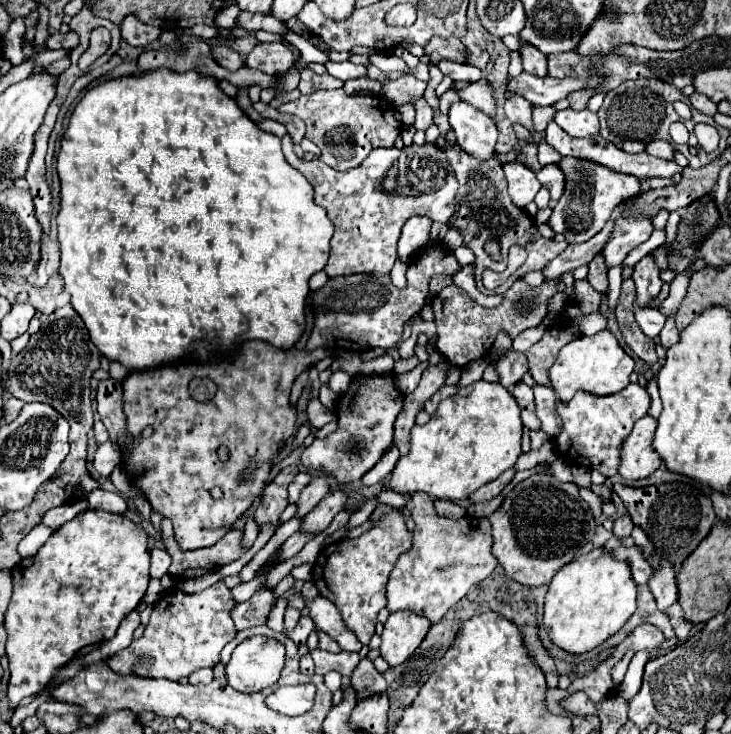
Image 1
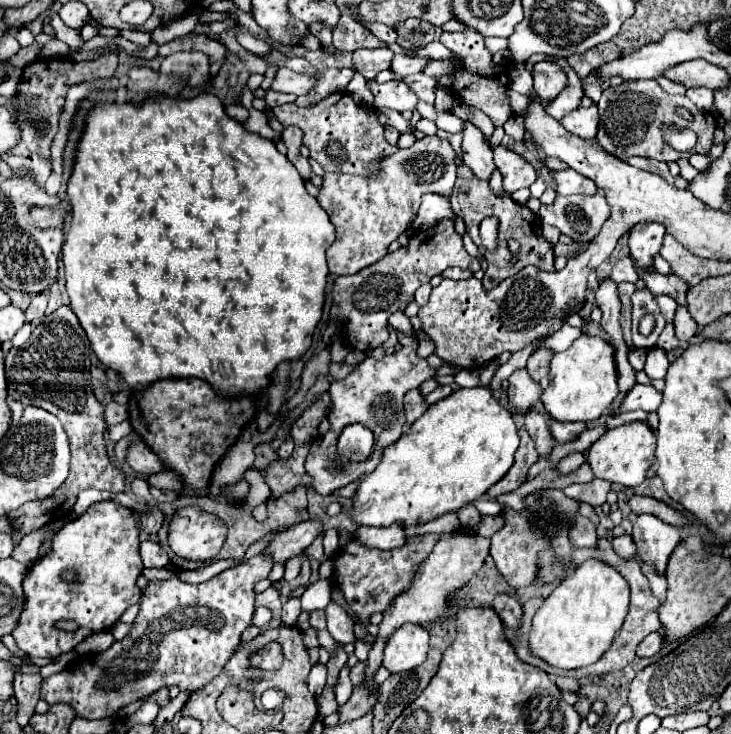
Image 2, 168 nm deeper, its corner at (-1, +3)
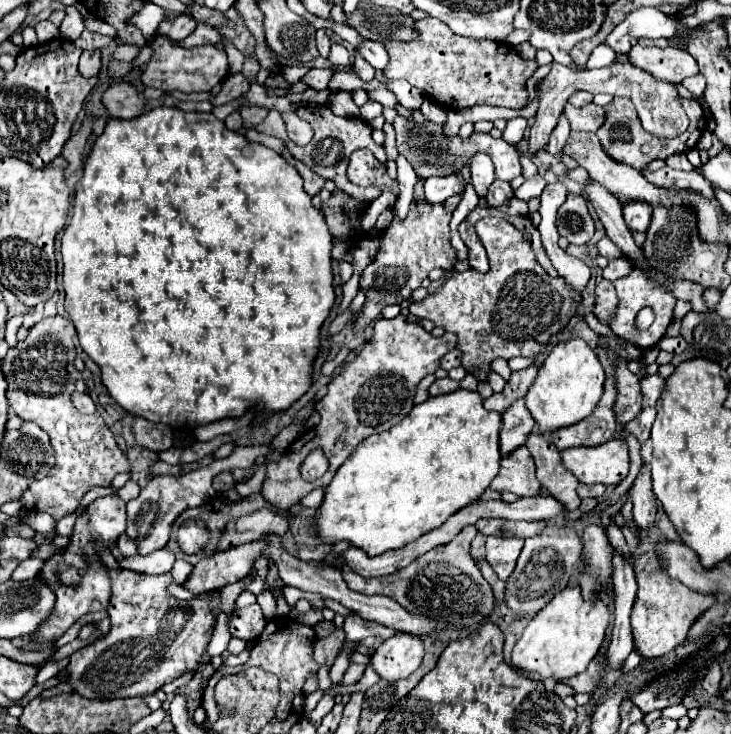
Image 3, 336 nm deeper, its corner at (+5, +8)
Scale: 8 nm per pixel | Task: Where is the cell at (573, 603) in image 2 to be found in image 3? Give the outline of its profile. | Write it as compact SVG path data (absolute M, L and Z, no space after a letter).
M570 583L538 615L530 619L522 637L514 645L512 665L522 669L524 673L540 675L540 681L566 681L568 677L582 673L588 667L588 663L596 657L604 641L608 621L608 605L602 599L584 601L580 587L576 583Z

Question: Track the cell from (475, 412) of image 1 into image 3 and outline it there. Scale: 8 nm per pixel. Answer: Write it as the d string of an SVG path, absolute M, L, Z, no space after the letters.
M458 389L448 395L428 397L386 433L374 433L340 465L338 473L324 491L324 501L314 517L314 531L324 545L348 541L364 549L368 557L390 549L400 549L442 525L450 515L480 499L500 469L498 449L500 415L486 411L478 393Z

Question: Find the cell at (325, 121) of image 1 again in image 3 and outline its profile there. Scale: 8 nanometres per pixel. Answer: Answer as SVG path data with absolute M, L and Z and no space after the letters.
M326 105L302 107L302 109L298 109L298 117L302 117L304 121L308 121L308 123L312 125L312 129L314 129L314 139L312 139L306 147L298 147L298 145L294 145L294 143L288 139L286 129L284 129L284 121L282 121L282 117L280 117L278 111L270 111L268 117L266 117L262 123L256 125L256 131L266 133L266 135L274 135L274 137L282 139L284 145L286 145L284 153L288 153L288 155L290 155L292 159L296 159L296 161L302 161L304 165L308 165L308 167L310 167L314 173L318 173L320 177L332 179L332 181L336 183L336 189L338 189L338 191L342 191L342 193L346 193L346 195L350 195L350 197L354 197L354 199L358 199L358 201L374 201L376 197L380 197L380 193L382 193L380 189L376 189L376 187L364 189L364 187L352 185L352 183L348 181L348 177L346 177L348 157L350 157L352 151L356 151L356 149L370 149L376 159L386 161L386 151L384 151L384 147L382 147L382 145L376 145L376 143L372 141L372 135L370 135L372 129L370 129L364 121L354 119L354 117L336 117L330 109L326 109Z

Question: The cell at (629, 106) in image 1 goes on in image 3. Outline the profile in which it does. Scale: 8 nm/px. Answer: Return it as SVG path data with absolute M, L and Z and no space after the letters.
M616 97L608 107L606 107L606 121L604 125L596 131L602 149L606 151L606 155L614 157L614 161L622 161L624 165L630 165L634 169L642 169L644 165L648 165L654 159L666 159L672 153L684 153L694 149L694 145L698 143L698 139L702 137L704 129L698 123L698 137L680 137L680 139L658 139L650 133L646 133L638 121L638 113L636 107L632 105L630 99L626 97Z

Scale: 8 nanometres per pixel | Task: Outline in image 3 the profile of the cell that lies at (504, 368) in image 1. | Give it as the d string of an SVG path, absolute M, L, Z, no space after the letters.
M516 401L506 413L502 413L500 427L500 453L508 457L514 449L526 443L526 437L534 431L534 419L526 409L524 401Z

